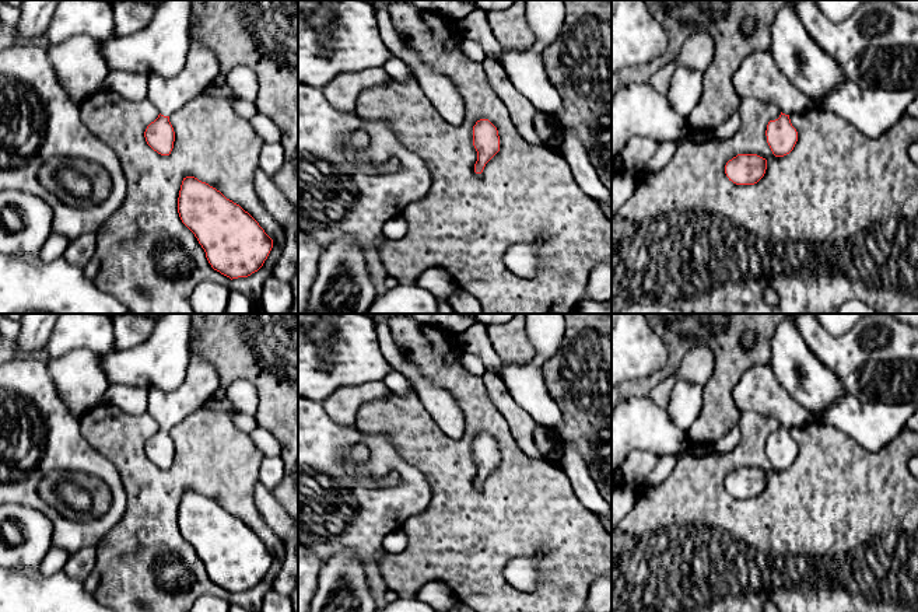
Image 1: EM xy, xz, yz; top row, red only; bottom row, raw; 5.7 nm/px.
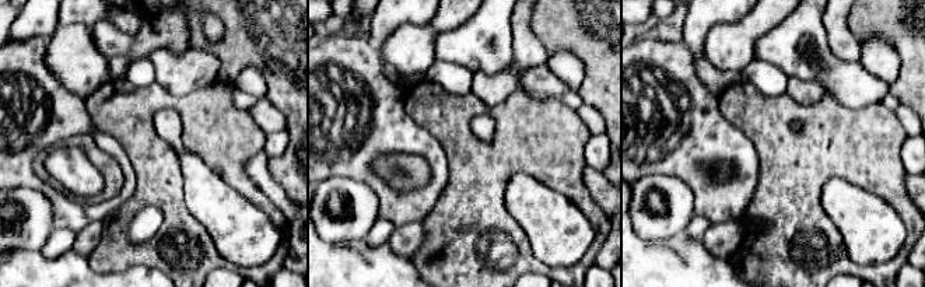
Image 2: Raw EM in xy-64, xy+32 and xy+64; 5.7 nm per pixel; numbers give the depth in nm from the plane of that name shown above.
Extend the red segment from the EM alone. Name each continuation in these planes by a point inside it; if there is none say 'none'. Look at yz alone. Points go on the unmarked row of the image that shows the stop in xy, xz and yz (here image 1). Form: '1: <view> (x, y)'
1: yz (759, 391)

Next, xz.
none

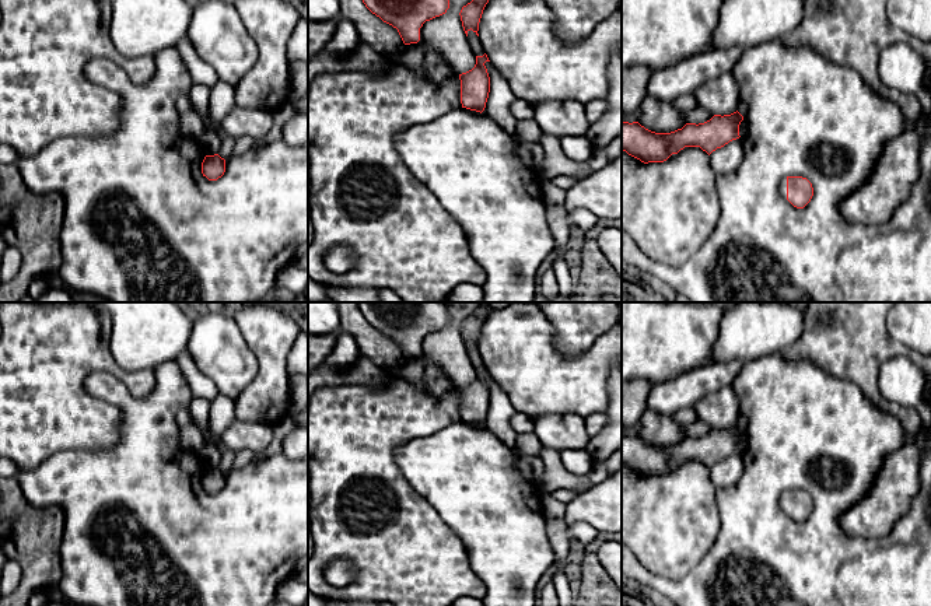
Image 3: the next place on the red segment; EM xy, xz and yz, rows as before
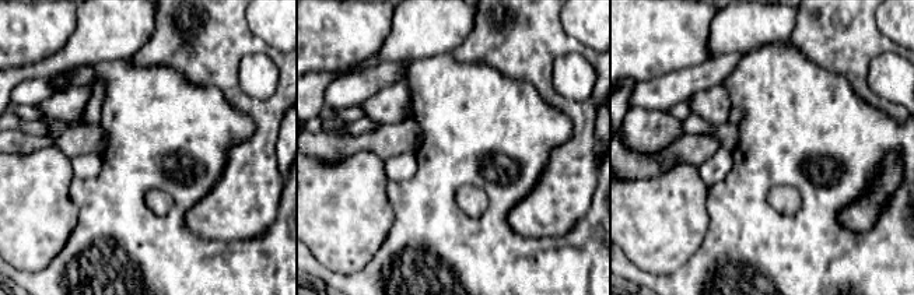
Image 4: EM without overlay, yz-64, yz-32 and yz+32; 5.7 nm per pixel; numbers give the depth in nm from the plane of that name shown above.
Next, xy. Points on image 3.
none

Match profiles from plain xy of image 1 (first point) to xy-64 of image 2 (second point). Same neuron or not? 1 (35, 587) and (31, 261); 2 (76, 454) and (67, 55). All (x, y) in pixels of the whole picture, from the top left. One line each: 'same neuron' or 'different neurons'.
1: same neuron
2: different neurons

